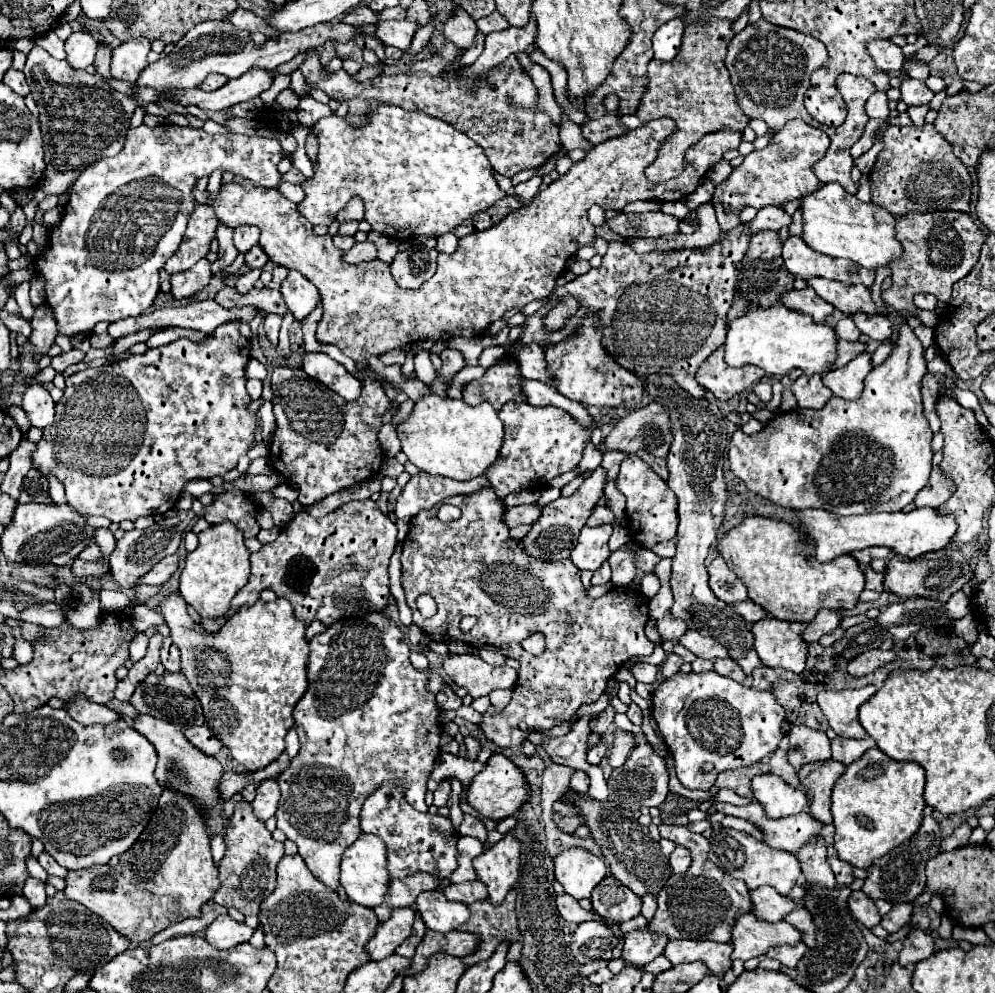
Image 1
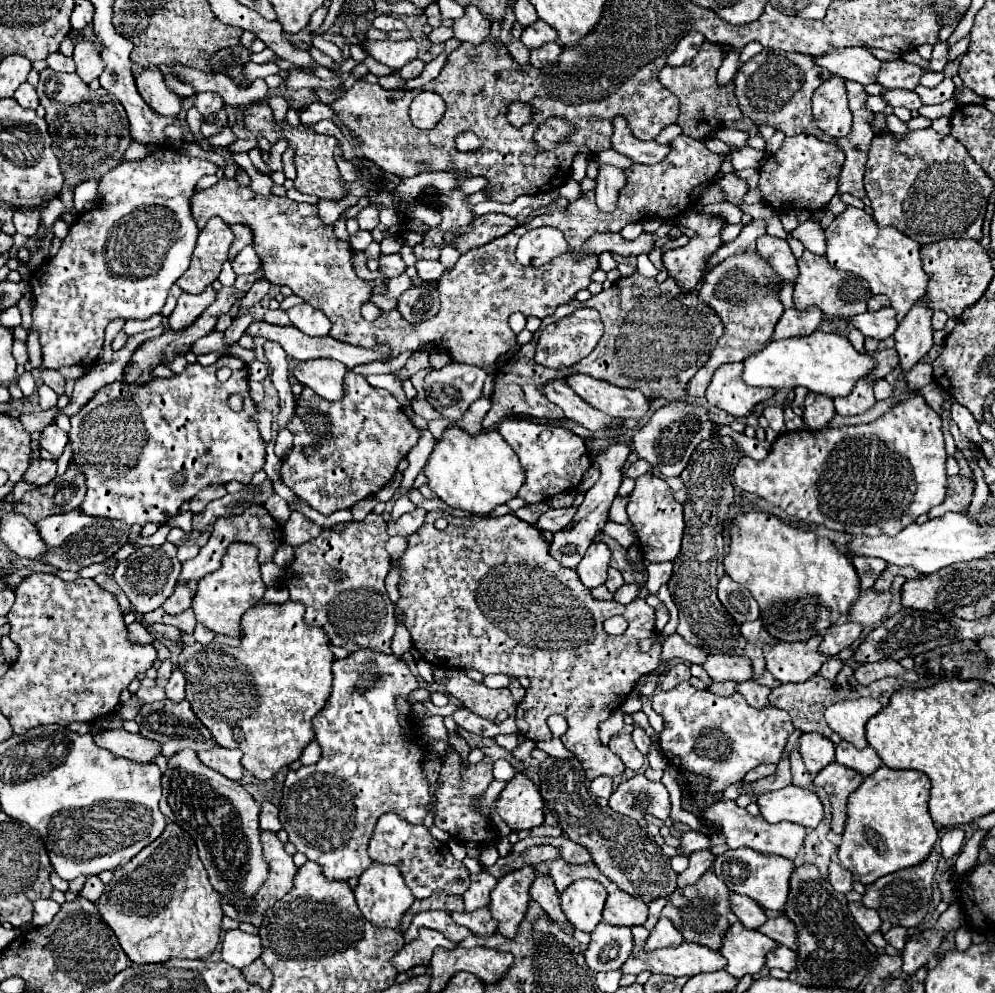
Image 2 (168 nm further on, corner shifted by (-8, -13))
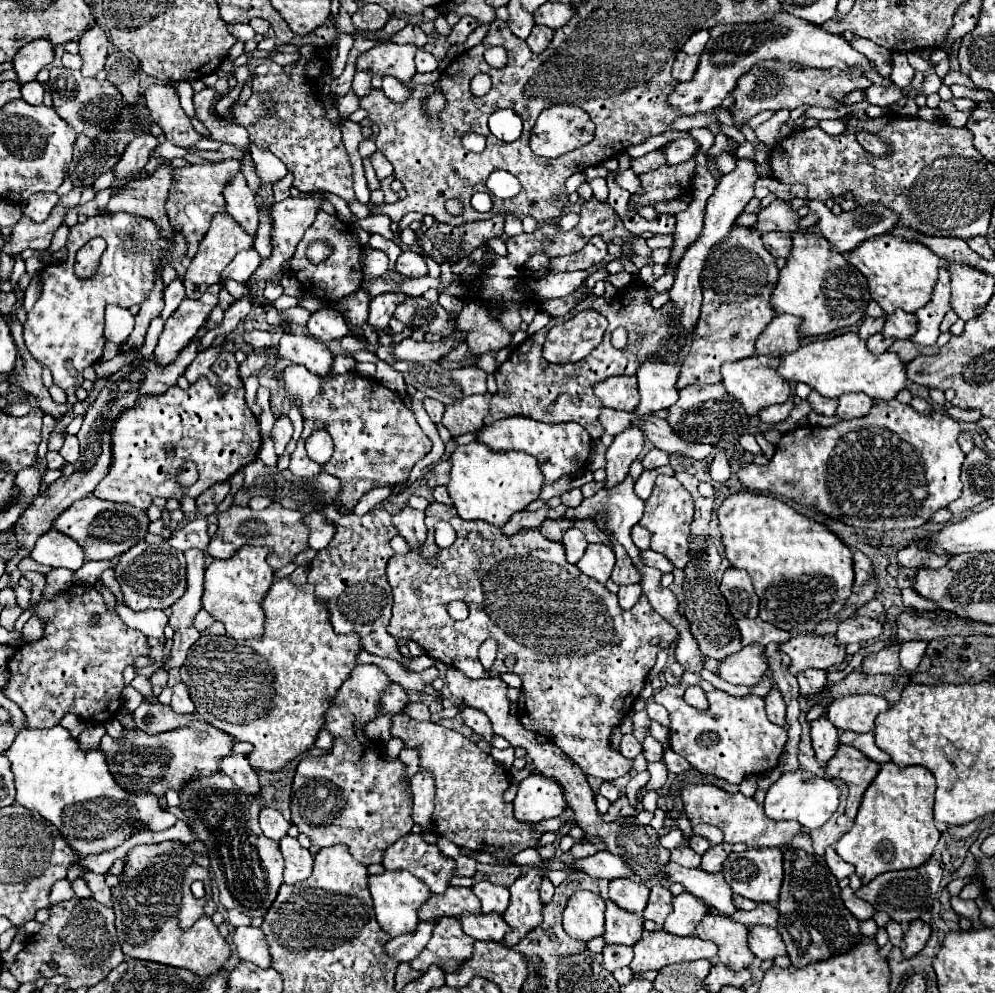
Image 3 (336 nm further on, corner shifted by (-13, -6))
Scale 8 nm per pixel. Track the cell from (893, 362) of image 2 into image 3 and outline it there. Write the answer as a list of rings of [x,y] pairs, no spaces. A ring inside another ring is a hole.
[[[895,341],[889,351],[897,353],[901,357],[901,361],[909,363],[911,359],[915,359],[917,355],[935,355],[939,353],[939,347],[933,345],[933,347],[921,347],[921,345],[915,345],[915,343],[909,343],[909,341]]]

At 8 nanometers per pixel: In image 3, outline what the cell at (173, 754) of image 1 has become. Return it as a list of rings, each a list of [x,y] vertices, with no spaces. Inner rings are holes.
[[[211,773],[211,777],[187,781],[179,789],[179,799],[183,819],[207,847],[221,905],[249,917],[263,917],[283,883],[283,857],[277,841],[271,841],[259,829],[261,805],[257,797],[247,797],[225,773]]]

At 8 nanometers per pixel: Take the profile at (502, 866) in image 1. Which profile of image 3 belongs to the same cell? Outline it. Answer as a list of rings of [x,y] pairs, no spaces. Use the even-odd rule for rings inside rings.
[[[535,871],[521,875],[511,887],[511,901],[509,907],[503,913],[503,919],[509,923],[511,931],[505,935],[505,945],[513,947],[517,945],[531,929],[535,929],[543,917],[541,917],[541,899],[539,899],[539,885],[543,877]]]

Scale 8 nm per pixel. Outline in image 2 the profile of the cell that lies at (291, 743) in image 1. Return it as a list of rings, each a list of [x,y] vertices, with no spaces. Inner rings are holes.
[[[312,740],[312,742],[306,746],[306,750],[302,752],[300,762],[302,762],[302,764],[316,764],[316,762],[320,760],[320,752],[322,752],[320,744],[318,744],[316,740]]]

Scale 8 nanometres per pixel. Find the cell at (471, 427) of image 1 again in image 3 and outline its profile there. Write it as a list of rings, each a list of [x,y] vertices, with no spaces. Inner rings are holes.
[[[481,441],[459,445],[451,457],[447,491],[461,519],[483,519],[495,527],[503,527],[515,511],[523,511],[541,493],[543,475],[535,457],[523,451],[495,453]]]

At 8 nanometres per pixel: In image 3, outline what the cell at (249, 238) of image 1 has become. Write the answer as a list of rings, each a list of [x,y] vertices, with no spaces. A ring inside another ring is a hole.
[[[245,249],[243,253],[237,253],[233,257],[233,261],[223,269],[221,283],[223,283],[225,277],[235,279],[239,283],[247,283],[247,279],[251,277],[251,273],[257,269],[259,263],[261,263],[261,257],[259,257],[259,253],[255,249],[249,249],[249,251]]]

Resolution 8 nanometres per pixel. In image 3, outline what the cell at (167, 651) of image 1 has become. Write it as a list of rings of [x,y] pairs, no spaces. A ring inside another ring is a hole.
[[[179,681],[175,687],[173,687],[173,697],[171,697],[171,707],[179,713],[195,713],[193,709],[193,703],[189,701],[189,693],[187,693],[187,687]]]

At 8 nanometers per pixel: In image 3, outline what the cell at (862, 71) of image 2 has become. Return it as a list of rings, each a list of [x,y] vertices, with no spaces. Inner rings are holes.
[[[777,13],[773,21],[755,23],[755,25],[717,25],[713,27],[709,43],[701,53],[701,61],[697,73],[691,81],[679,83],[669,97],[669,105],[673,105],[681,115],[695,115],[703,111],[711,111],[721,105],[725,95],[735,87],[735,81],[747,73],[755,63],[763,59],[781,59],[785,63],[801,63],[819,69],[849,69],[861,67],[869,81],[875,85],[885,85],[887,81],[873,69],[873,65],[863,57],[857,49],[851,49],[851,43],[839,35],[831,35],[809,21],[803,21],[789,13]]]

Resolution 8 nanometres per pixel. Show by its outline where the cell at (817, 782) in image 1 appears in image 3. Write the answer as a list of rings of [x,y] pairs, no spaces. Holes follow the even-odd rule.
[[[839,745],[837,753],[825,765],[827,777],[839,777],[849,787],[847,807],[845,807],[845,815],[849,819],[855,819],[857,809],[861,805],[861,797],[869,787],[869,783],[875,779],[879,769],[881,769],[879,763],[867,759],[861,751],[849,745]]]

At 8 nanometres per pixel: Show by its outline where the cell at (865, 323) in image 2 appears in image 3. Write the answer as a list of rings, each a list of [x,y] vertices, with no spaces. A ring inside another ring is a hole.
[[[895,311],[887,315],[883,325],[883,337],[895,337],[895,339],[909,339],[917,331],[917,319],[911,313]]]

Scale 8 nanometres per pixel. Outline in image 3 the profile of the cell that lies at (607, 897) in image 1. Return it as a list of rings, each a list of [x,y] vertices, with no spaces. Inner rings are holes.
[[[615,879],[609,883],[609,899],[625,911],[643,913],[649,899],[649,887],[631,879]]]

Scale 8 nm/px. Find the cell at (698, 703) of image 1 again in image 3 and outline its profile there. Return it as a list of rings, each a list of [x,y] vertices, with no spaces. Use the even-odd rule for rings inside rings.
[[[685,673],[679,685],[665,685],[653,695],[655,703],[661,703],[669,711],[671,719],[671,749],[685,757],[691,767],[701,773],[709,773],[729,783],[741,783],[747,775],[759,775],[777,767],[777,761],[787,743],[787,731],[775,725],[765,715],[765,703],[761,697],[745,695],[733,697],[715,689],[699,673]],[[689,685],[699,685],[709,701],[705,711],[699,711],[685,703],[683,693]]]

